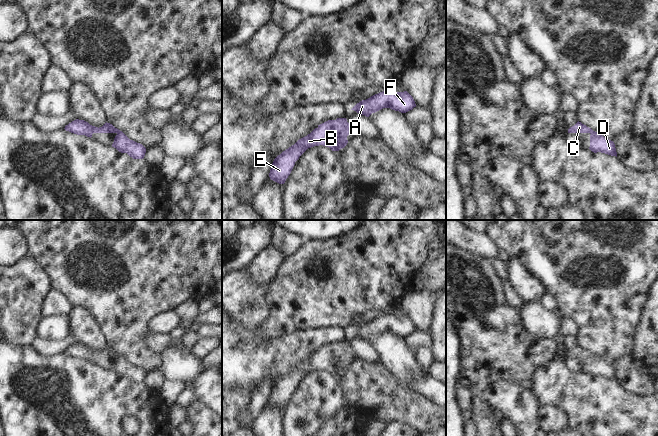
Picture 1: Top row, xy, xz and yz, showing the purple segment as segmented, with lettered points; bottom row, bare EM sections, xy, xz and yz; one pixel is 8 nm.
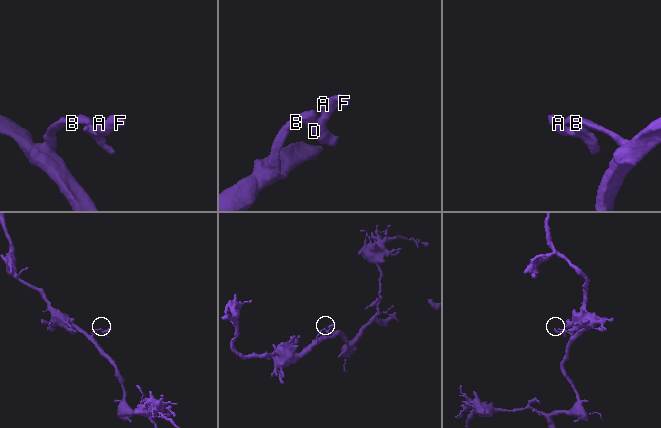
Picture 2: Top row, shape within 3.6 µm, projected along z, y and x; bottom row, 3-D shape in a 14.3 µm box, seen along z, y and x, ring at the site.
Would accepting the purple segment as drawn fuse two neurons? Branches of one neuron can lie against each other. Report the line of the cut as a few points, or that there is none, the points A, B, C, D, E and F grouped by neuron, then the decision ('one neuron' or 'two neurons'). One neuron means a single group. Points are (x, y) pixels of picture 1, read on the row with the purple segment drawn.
no cut | A B C D E F | one neuron

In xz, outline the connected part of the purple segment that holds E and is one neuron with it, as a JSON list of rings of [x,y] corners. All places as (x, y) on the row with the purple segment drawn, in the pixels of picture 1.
[[[346,118],[328,120],[318,125],[310,134],[299,139],[274,159],[269,173],[270,179],[284,184],[295,162],[308,148],[319,145],[329,147],[332,151],[344,148],[348,143],[347,136],[352,133],[349,126]]]

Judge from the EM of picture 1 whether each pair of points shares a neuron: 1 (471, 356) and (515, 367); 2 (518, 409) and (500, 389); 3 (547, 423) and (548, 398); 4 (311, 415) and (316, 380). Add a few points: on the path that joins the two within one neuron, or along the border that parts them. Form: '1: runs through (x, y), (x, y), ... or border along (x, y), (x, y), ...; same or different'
1: runs through (482, 356), (504, 356); same
2: runs through (515, 404), (505, 394); same
3: border along (540, 405), (553, 405), (559, 408), (568, 419); different
4: runs through (311, 406), (316, 398), (316, 389); same

